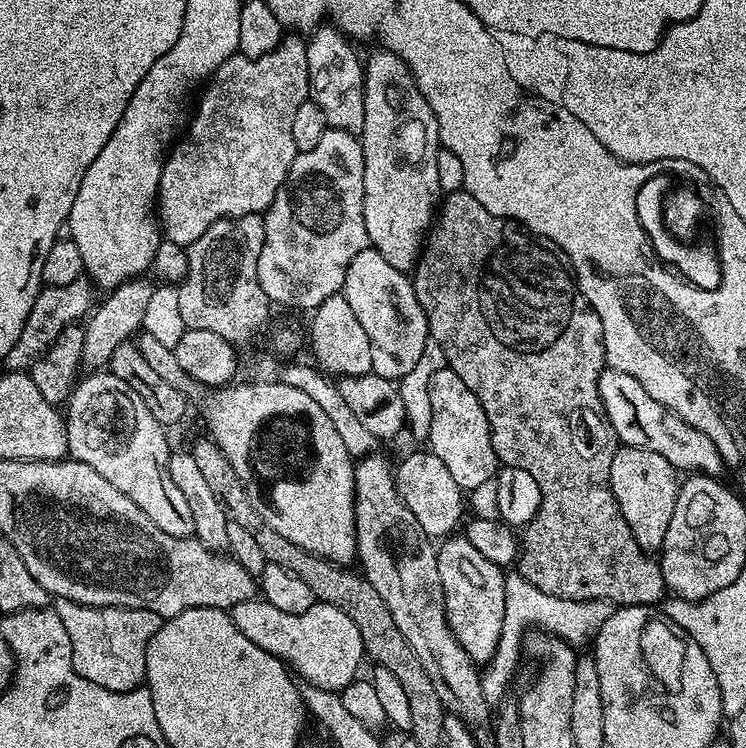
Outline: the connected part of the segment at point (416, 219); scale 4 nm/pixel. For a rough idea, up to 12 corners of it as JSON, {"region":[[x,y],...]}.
{"region":[[384,50],[364,64],[364,221],[415,269],[442,199],[434,110]]}

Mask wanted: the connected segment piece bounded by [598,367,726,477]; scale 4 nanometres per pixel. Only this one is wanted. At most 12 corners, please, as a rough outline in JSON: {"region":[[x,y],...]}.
{"region":[[605,367],[604,417],[617,441],[684,474],[719,477],[706,434],[654,402],[638,378]]}

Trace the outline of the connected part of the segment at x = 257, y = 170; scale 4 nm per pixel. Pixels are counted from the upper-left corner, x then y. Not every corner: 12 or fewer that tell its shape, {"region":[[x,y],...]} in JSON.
{"region":[[308,46],[212,73],[167,153],[158,223],[193,244],[267,213],[296,157]]}

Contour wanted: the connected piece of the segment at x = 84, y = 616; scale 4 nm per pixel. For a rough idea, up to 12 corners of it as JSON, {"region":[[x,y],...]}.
{"region":[[60,597],[80,677],[116,693],[145,681],[164,624],[141,608]]}

